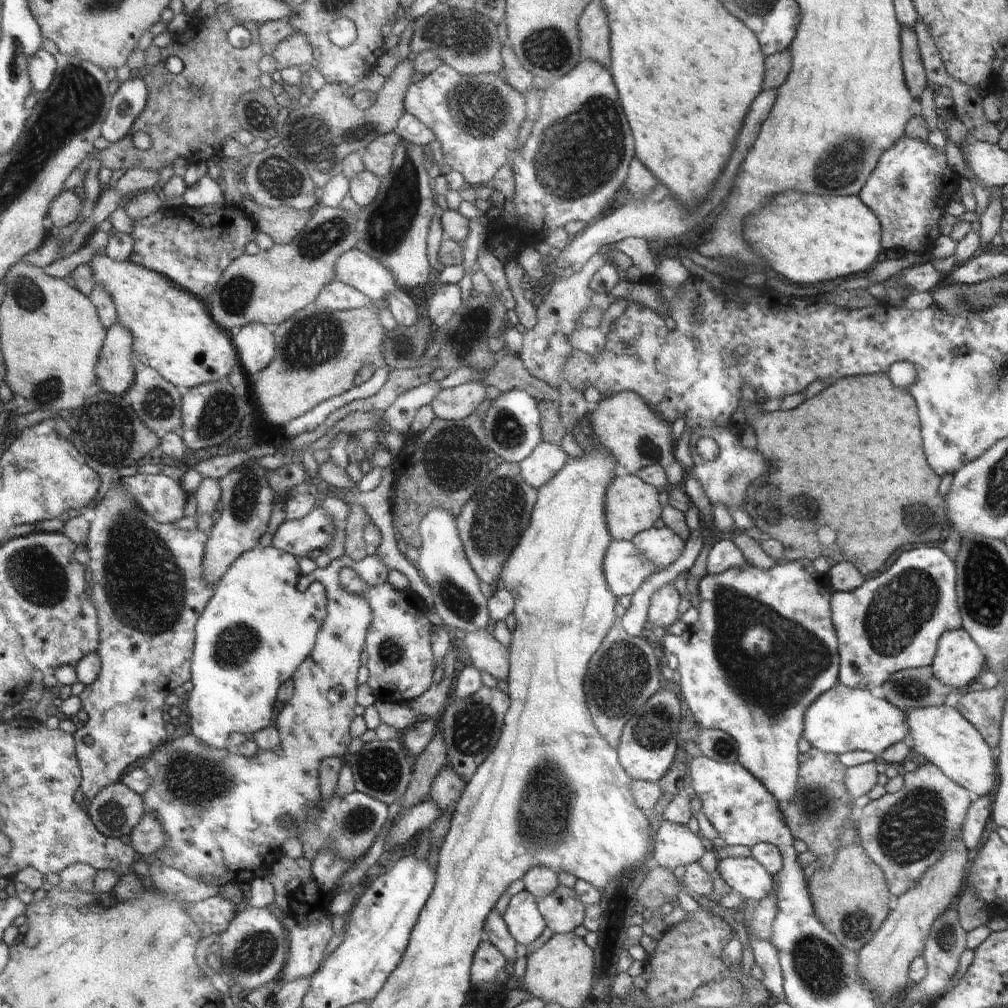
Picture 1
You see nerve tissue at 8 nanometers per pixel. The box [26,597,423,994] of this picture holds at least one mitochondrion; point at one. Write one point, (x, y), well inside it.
(192, 780)

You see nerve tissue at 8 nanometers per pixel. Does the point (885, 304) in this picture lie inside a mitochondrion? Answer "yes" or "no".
no

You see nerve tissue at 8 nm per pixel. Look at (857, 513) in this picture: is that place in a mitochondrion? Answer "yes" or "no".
no

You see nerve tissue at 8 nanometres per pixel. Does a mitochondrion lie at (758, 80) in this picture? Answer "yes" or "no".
no

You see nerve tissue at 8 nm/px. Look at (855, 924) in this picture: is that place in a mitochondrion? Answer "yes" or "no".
yes

